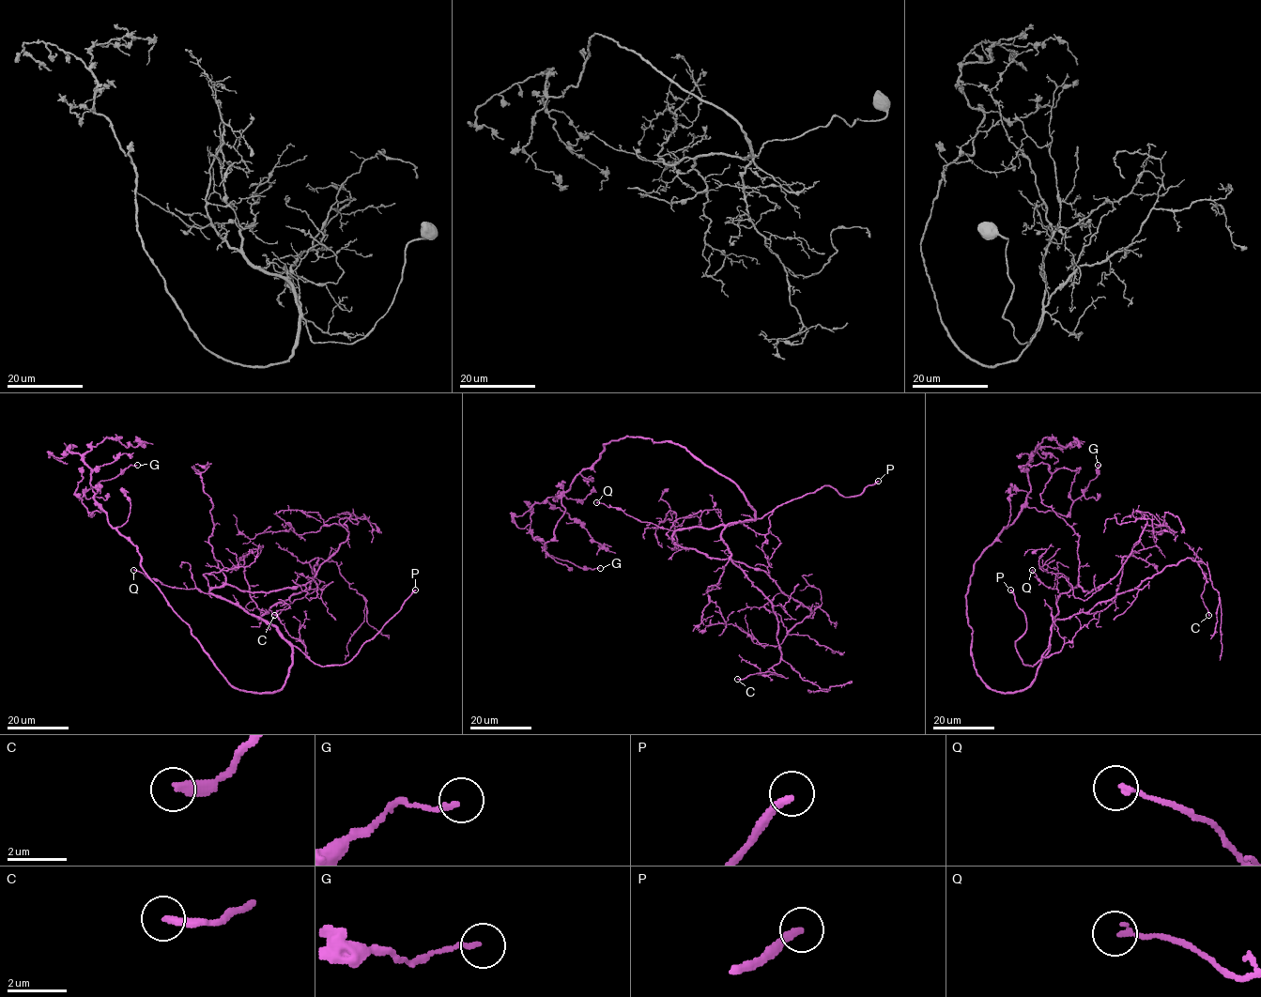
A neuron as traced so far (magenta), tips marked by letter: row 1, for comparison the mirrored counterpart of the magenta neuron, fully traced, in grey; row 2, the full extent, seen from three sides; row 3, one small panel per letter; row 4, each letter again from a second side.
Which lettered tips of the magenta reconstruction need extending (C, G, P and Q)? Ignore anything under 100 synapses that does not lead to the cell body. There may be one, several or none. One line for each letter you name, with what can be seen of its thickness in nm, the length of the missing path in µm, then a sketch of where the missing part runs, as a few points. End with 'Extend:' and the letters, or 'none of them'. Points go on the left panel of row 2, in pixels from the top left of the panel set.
P: 280 nm thick; about 15 µm are missing
Extend: P

